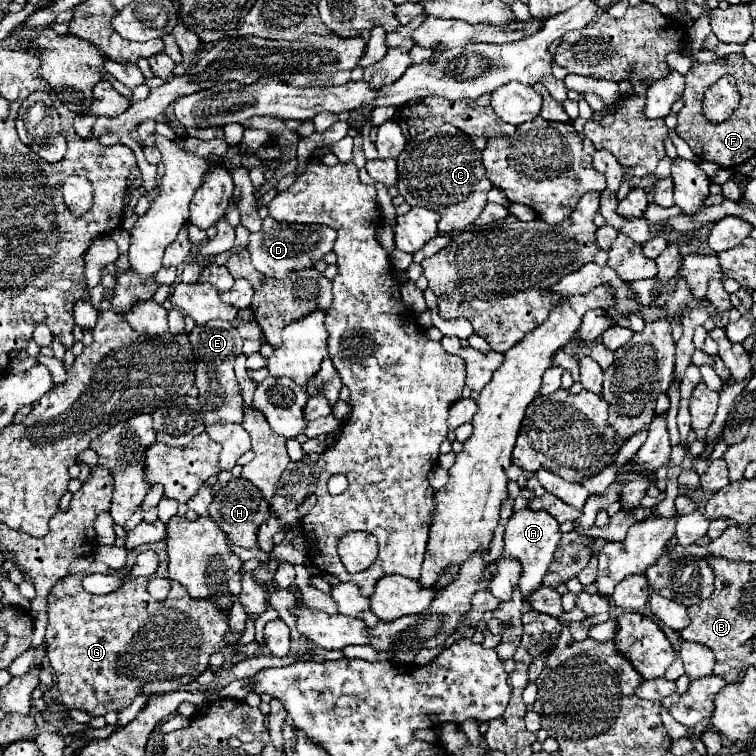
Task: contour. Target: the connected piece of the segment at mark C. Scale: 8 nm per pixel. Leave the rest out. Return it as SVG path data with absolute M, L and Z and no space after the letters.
M444 123L440 135L420 141L412 139L406 143L404 151L398 155L396 187L410 207L426 207L438 213L440 231L452 233L462 231L480 215L492 183L486 179L486 169L482 161L478 161L478 151L474 149L468 135Z

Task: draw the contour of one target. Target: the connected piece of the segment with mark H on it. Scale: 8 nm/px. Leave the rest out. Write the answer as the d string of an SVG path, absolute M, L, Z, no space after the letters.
M242 477L230 479L228 485L224 485L218 495L210 503L210 517L222 527L222 531L228 535L228 539L234 545L240 545L244 549L256 549L258 547L258 529L260 525L272 515L270 505L266 503L264 495L258 491L256 485L248 483Z

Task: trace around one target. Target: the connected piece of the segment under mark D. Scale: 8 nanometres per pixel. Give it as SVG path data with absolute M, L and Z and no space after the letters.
M270 217L264 219L262 229L258 233L250 233L248 253L252 257L254 267L272 279L284 279L292 271L314 267L318 259L322 259L328 251L332 251L336 241L336 231L328 225L296 225L296 223L278 223Z

